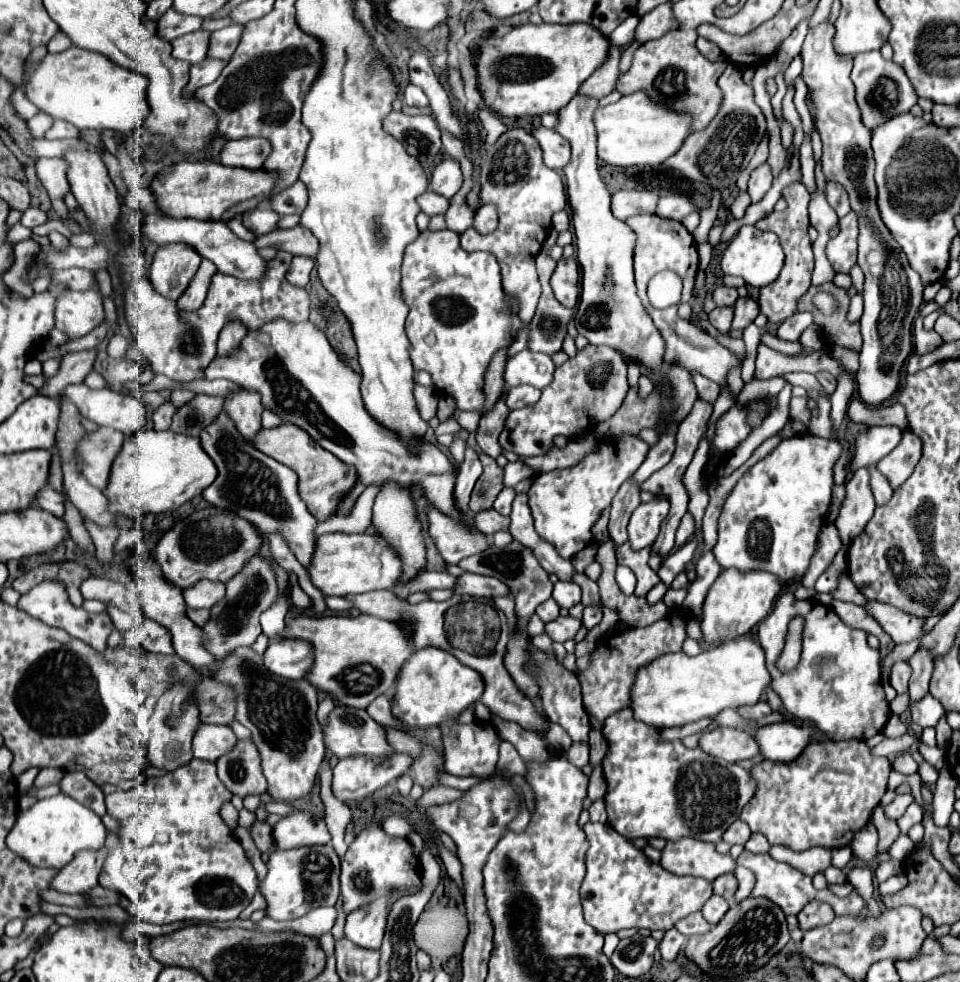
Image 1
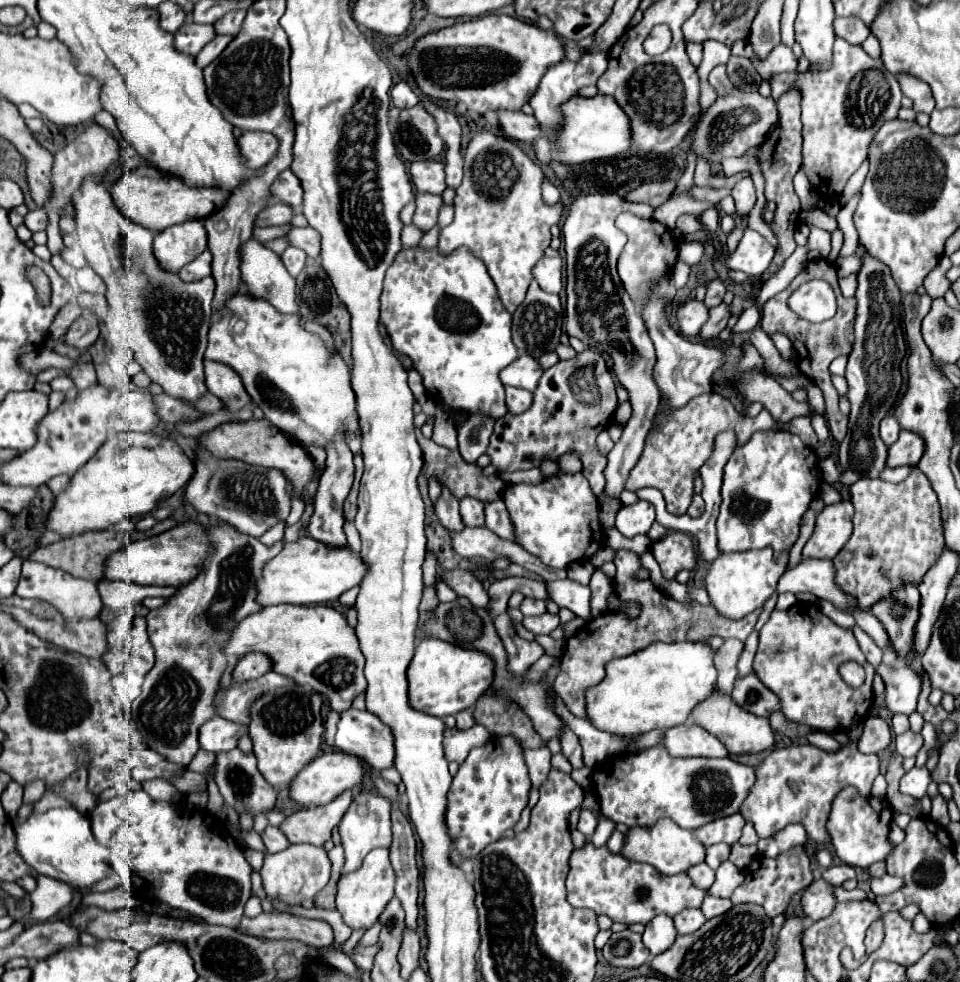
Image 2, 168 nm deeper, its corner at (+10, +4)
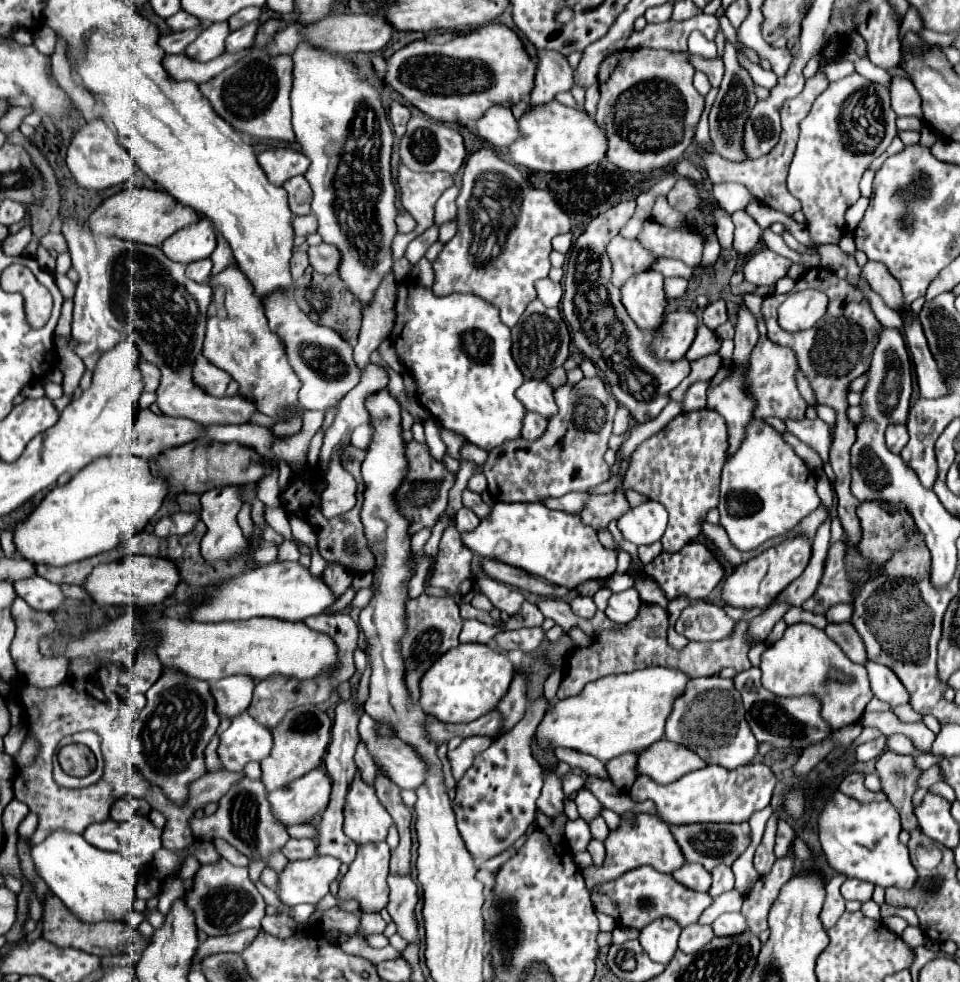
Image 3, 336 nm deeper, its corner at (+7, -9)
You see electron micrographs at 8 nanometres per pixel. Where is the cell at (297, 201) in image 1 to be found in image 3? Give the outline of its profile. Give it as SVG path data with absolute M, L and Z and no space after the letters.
M295 176L295 178L289 178L283 184L283 188L289 192L289 208L291 208L291 212L295 216L309 214L309 206L311 206L311 198L313 198L309 182L303 176Z

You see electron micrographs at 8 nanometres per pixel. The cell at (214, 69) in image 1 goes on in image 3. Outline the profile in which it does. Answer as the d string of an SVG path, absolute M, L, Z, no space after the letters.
M251 22L247 26L243 26L243 30L235 30L227 36L225 40L225 52L233 54L233 52L243 52L245 48L251 46L253 42L253 36L255 36L255 30L257 30L259 22Z

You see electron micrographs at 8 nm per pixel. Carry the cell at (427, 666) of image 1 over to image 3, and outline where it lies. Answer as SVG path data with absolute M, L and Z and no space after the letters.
M459 644L437 658L419 682L421 708L447 724L473 722L497 706L513 680L513 664L505 652L497 652L485 644Z

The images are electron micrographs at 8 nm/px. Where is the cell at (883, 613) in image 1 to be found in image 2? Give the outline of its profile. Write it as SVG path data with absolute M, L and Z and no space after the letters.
M806 561L798 563L796 567L790 567L784 577L780 577L776 593L800 593L808 591L814 593L818 599L826 599L834 603L836 609L848 609L856 607L856 601L842 593L842 589L836 589L832 581L832 561Z

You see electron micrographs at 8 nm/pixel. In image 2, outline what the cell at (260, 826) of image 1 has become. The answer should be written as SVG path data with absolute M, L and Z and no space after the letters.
M268 827L262 833L262 839L264 839L264 845L266 845L268 853L276 853L276 851L286 849L290 845L290 841L286 839L286 835L278 827Z

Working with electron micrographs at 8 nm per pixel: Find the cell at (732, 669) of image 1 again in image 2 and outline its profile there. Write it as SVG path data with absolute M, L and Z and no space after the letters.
M656 643L656 645L650 645L648 649L642 649L642 651L636 651L628 657L620 657L620 659L612 659L606 663L606 677L594 685L594 687L588 687L584 697L586 697L586 719L600 731L606 731L606 733L614 733L618 737L636 737L640 733L646 733L646 731L652 731L652 729L670 729L670 727L676 727L676 725L682 725L686 723L688 719L688 713L694 709L694 705L698 701L702 701L704 697L708 697L712 691L716 689L716 667L714 667L714 649L708 647L708 645L700 645L700 643Z

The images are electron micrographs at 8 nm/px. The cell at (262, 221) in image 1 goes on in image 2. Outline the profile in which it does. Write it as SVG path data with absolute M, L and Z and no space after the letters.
M274 201L270 207L262 209L256 217L256 227L270 227L270 225L284 225L290 223L294 217L294 209L286 203Z

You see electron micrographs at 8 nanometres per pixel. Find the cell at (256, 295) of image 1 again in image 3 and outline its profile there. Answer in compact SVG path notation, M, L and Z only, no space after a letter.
M95 236L97 244L97 258L89 268L89 276L99 280L103 286L101 294L103 298L109 296L109 304L105 306L107 322L121 334L121 338L131 338L139 350L139 354L155 364L161 370L161 382L157 388L157 404L163 414L167 416L181 416L191 418L193 422L199 422L201 426L209 424L245 424L249 422L251 414L257 412L257 408L245 400L243 396L233 398L213 398L203 388L195 386L191 380L195 358L203 350L203 338L205 338L205 322L207 322L207 306L211 304L211 286L209 284L197 284L191 278L185 276L185 266L179 262L171 262L161 248L137 244L121 238L107 238L107 236Z

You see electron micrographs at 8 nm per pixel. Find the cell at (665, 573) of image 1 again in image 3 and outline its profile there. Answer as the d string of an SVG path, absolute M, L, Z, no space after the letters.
M629 588L625 592L613 594L609 598L609 606L607 606L607 618L617 622L617 624L627 624L637 616L637 610L641 606L641 598L639 592L635 588Z

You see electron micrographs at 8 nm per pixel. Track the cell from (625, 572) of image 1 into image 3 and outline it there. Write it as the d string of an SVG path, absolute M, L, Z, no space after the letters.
M613 574L613 578L605 580L605 586L613 592L623 592L623 590L633 586L633 580L627 574Z

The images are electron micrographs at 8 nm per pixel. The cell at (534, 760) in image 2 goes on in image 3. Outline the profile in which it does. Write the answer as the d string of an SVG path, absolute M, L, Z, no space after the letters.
M545 774L543 790L537 800L537 808L547 816L557 816L563 812L563 796L565 794L561 790L559 778L555 774Z

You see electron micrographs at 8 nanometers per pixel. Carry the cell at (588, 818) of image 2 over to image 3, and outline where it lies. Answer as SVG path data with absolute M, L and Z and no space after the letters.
M591 840L589 842L589 846L587 846L587 852L593 856L593 864L595 866L601 866L603 864L603 858L605 858L605 846L603 846L603 842L599 842L599 840Z

